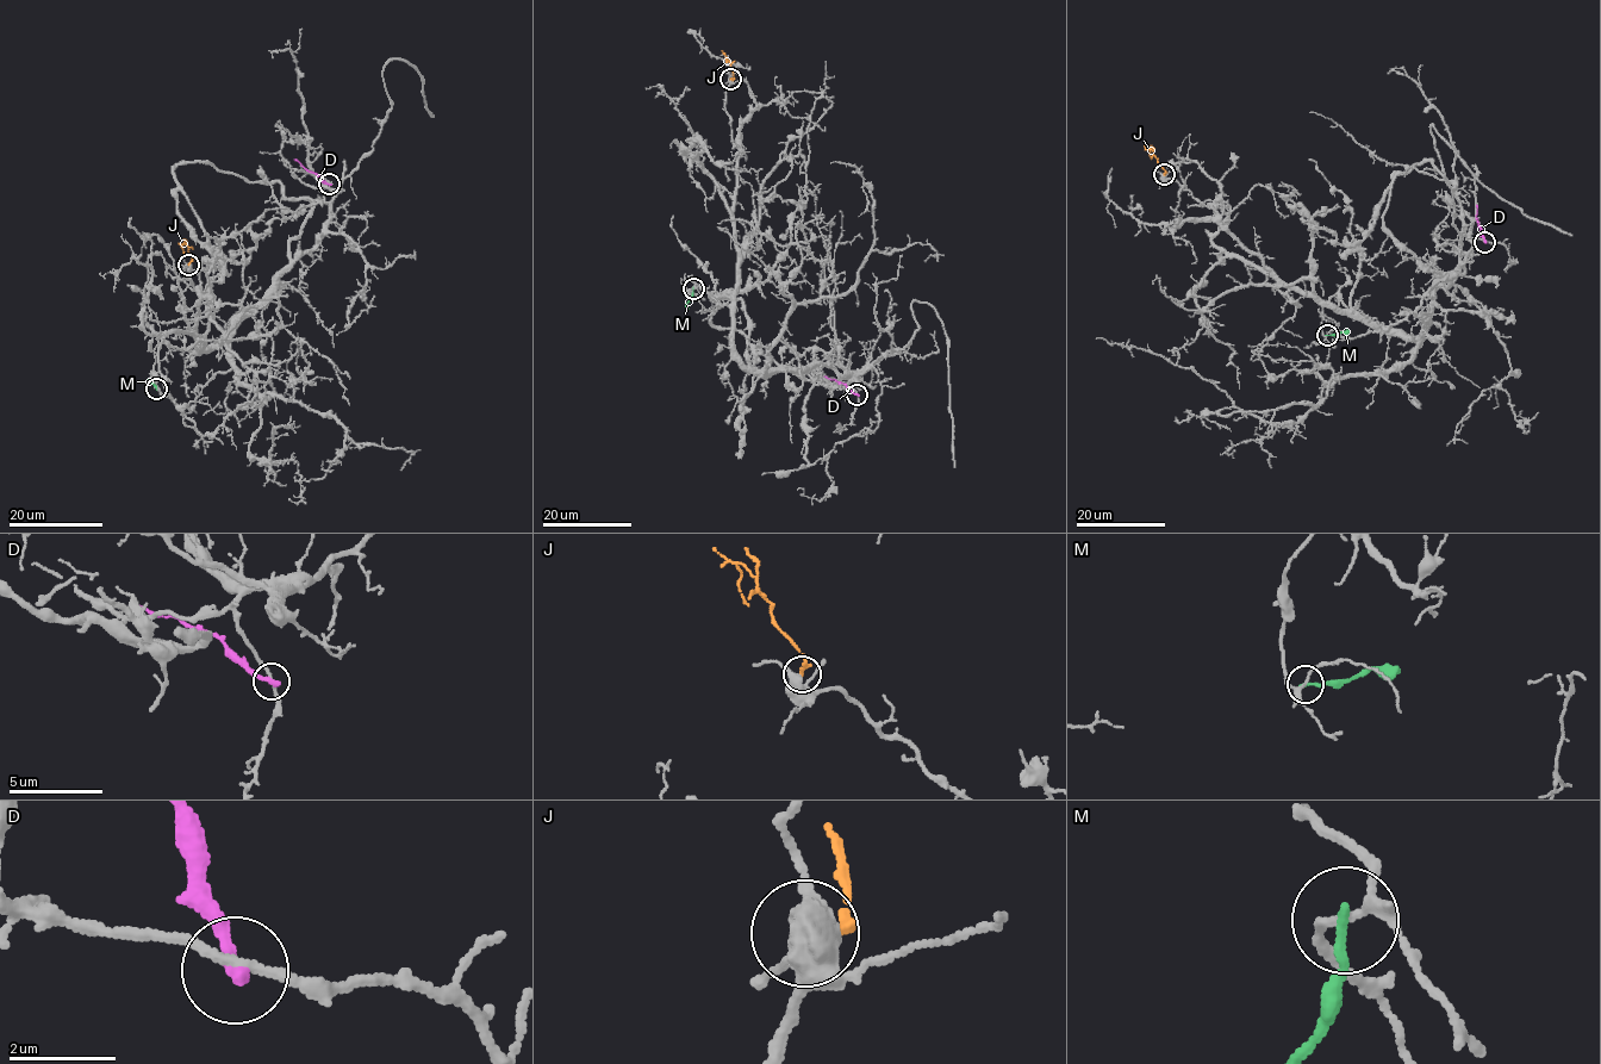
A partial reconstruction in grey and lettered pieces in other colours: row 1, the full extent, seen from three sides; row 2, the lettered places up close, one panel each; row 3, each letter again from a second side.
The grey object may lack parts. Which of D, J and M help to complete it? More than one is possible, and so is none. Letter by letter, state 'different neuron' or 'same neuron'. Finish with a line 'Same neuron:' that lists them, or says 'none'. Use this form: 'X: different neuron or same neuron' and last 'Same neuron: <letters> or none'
D: different neuron
J: different neuron
M: different neuron
Same neuron: none

